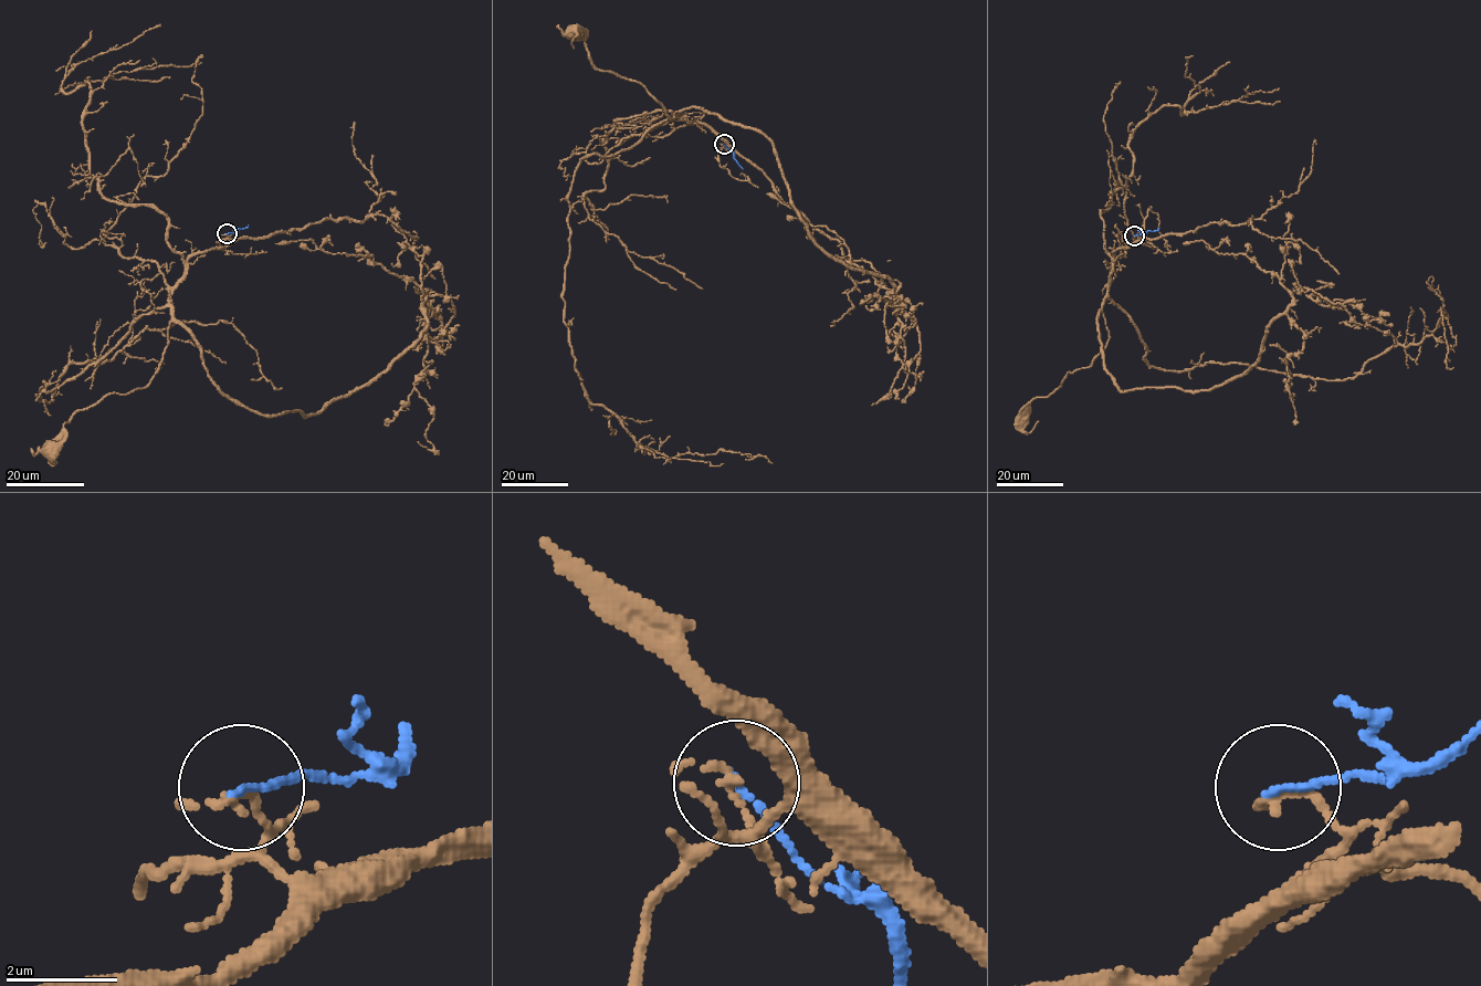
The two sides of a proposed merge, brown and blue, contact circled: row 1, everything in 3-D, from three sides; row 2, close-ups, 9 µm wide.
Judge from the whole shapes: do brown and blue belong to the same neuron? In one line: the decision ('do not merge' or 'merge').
do not merge

